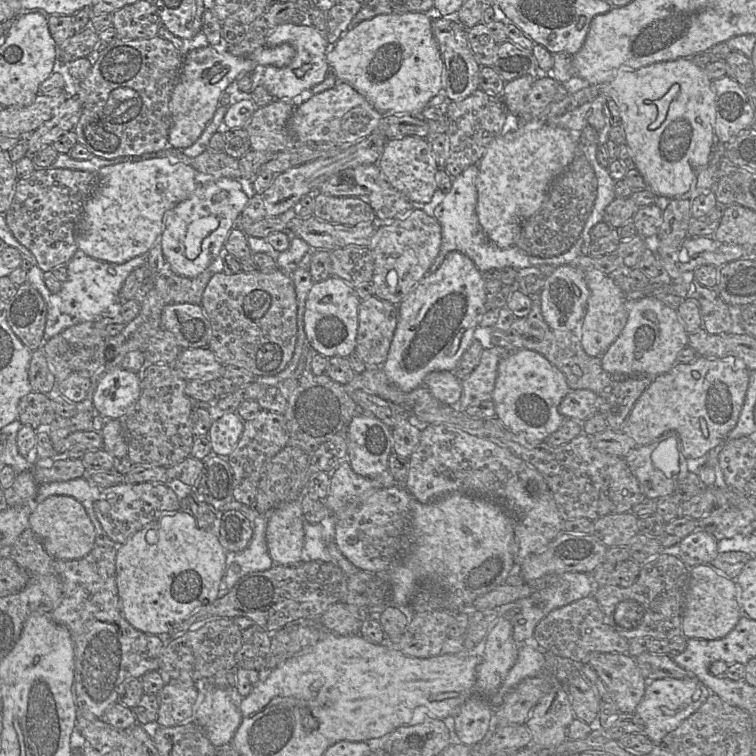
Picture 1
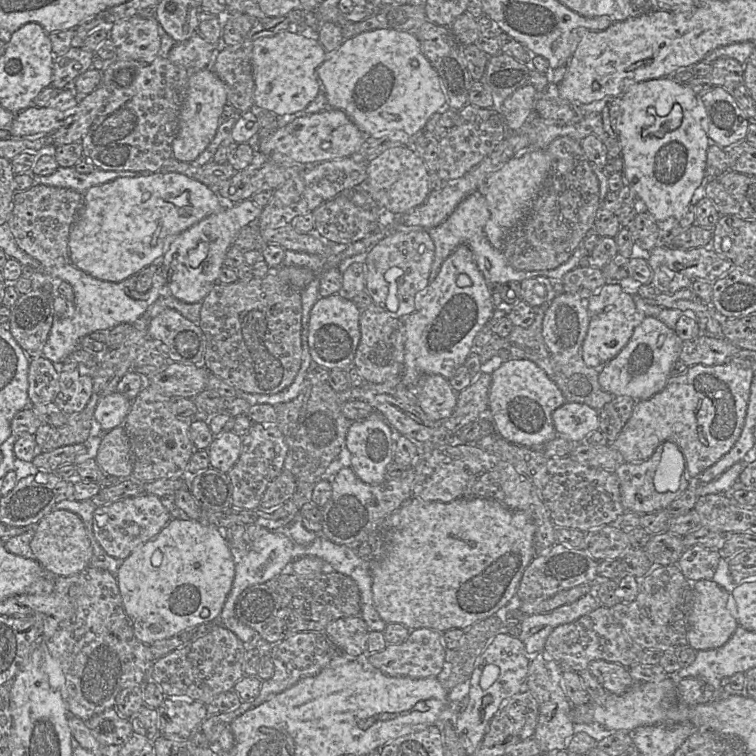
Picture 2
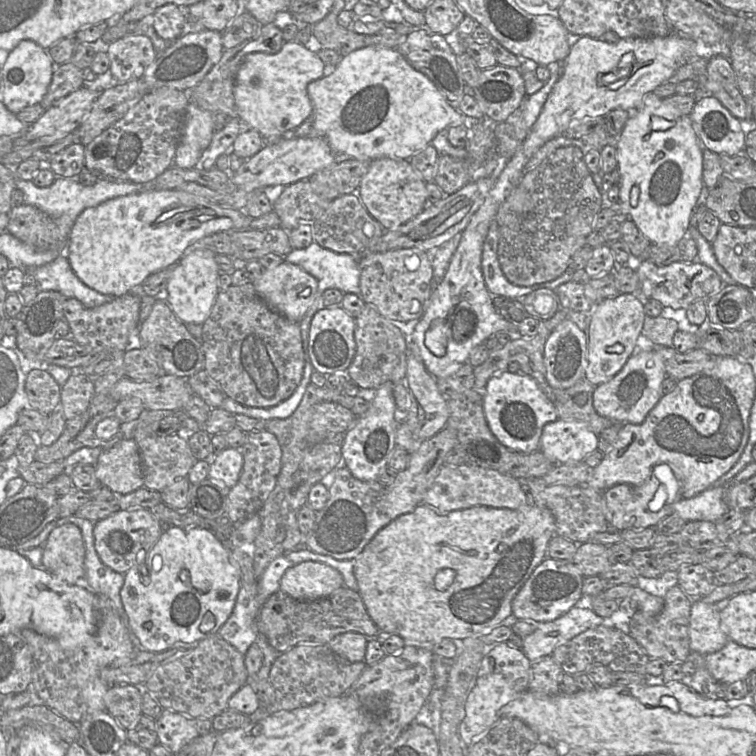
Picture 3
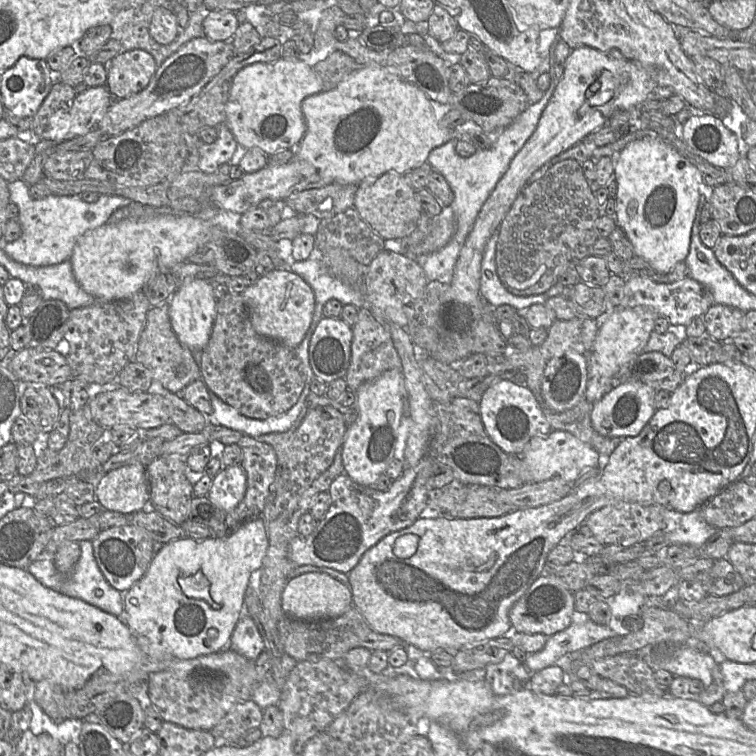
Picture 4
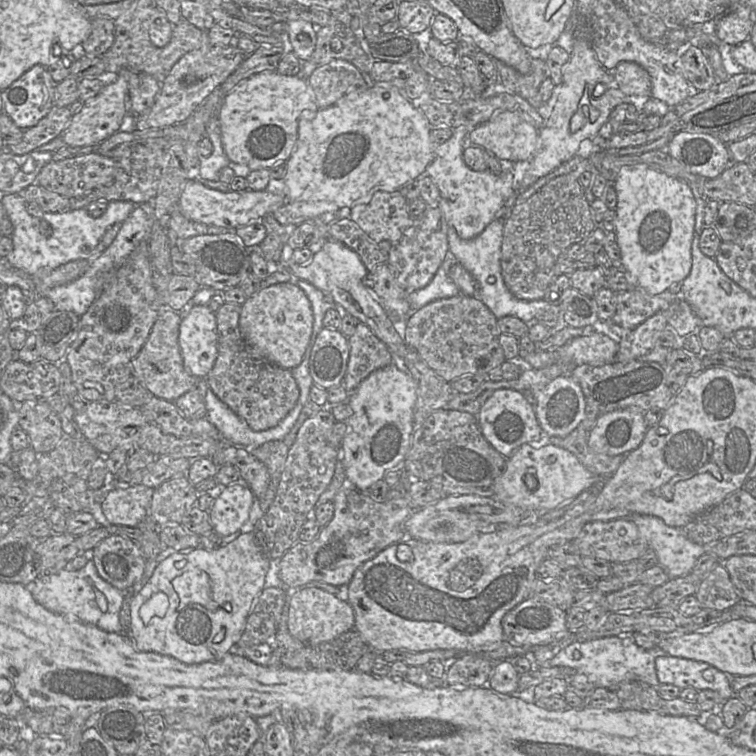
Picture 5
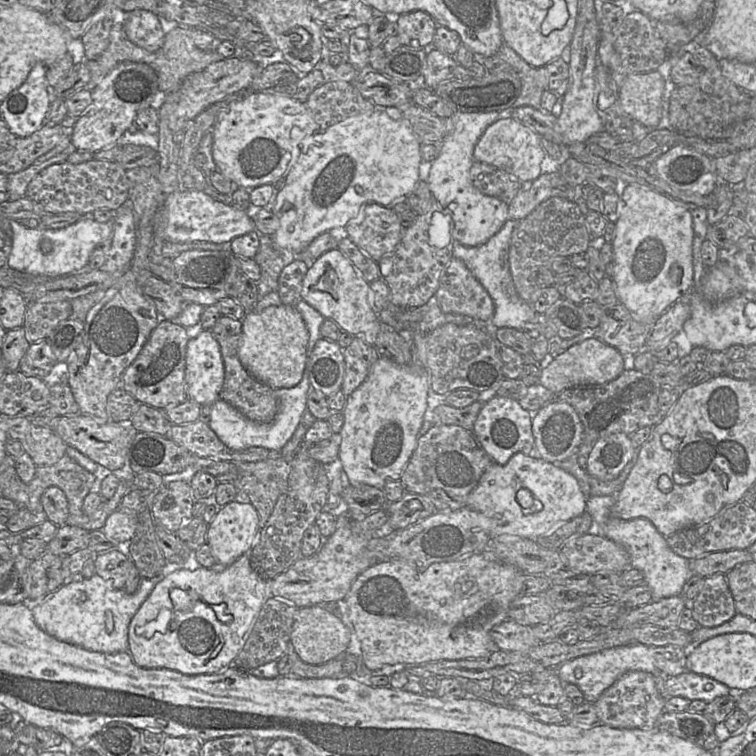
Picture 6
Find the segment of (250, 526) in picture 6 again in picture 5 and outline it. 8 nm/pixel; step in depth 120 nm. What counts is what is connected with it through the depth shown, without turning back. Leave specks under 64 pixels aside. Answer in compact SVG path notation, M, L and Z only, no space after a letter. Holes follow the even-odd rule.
M236 482L226 487L219 487L219 494L209 511L213 530L221 537L239 534L249 519L253 504L253 493L245 482Z

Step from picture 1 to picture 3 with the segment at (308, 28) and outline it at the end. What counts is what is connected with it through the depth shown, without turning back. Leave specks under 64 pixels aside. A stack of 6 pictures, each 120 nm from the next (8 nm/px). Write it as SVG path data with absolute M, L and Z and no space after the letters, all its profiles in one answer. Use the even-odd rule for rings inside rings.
M296 41L284 42L276 54L248 54L240 64L234 81L237 118L243 125L258 131L267 144L292 134L312 116L307 86L324 76L324 66L317 53Z

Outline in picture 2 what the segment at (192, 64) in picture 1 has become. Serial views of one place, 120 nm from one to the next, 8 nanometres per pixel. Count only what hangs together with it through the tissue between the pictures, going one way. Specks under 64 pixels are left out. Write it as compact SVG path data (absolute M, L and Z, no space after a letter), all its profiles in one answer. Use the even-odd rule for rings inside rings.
M210 68L190 73L179 114L178 131L172 144L175 159L181 162L193 162L208 147L217 132L219 117L226 103L225 84Z

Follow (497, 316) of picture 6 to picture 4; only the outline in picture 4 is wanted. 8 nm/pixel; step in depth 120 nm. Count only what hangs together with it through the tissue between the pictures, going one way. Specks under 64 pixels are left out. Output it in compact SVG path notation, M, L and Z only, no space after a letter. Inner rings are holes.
M495 231L487 241L480 268L480 294L491 308L501 305L510 305L518 312L523 312L534 304L545 304L553 296L567 294L571 287L565 287L559 283L548 291L531 296L516 296L510 293L501 283L496 271L496 245L499 231Z

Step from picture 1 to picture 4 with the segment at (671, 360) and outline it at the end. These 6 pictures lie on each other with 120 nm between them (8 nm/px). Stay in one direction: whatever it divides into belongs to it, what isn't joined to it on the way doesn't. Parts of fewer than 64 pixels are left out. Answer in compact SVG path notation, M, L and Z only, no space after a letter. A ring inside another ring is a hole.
M624 382L611 388L601 399L592 404L591 423L594 430L606 437L635 437L649 422L655 412L655 390L641 382Z

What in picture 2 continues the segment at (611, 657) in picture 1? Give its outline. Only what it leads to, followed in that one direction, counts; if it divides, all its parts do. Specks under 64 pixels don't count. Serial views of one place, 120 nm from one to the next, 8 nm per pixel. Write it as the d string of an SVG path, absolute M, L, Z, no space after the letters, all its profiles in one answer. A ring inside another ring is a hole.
M594 660L589 663L588 670L609 694L621 695L635 683L629 669L618 663Z

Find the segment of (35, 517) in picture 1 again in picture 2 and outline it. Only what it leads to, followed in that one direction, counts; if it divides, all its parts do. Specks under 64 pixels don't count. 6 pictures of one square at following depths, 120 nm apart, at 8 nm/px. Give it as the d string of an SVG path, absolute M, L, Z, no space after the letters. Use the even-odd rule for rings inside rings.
M54 508L35 526L31 541L35 560L53 576L71 576L90 566L93 549L81 518L72 511Z

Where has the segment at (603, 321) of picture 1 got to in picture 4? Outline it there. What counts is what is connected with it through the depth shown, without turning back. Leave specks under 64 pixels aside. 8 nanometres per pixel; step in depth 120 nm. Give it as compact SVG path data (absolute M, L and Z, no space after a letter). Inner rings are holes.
M641 306L619 307L607 312L607 318L599 326L592 350L588 354L589 371L585 398L591 405L611 389L612 377L643 352L654 331L657 314L654 309Z

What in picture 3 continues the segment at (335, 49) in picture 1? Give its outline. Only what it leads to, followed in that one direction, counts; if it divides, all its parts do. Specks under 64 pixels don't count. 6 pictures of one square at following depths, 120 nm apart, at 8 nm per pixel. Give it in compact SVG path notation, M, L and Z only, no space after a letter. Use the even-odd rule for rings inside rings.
M367 46L367 47L363 47L357 50L352 51L351 53L349 53L348 55L344 56L341 61L339 62L339 64L336 66L335 70L333 71L333 73L331 73L328 76L323 76L320 79L317 79L315 81L312 81L311 83L308 84L307 86L307 93L308 96L311 100L312 103L312 107L313 107L313 113L311 116L311 120L312 120L312 133L311 135L313 136L318 136L318 137L322 137L324 138L331 151L335 154L336 156L336 161L337 162L342 162L343 160L347 159L347 158L353 158L353 159L357 159L357 160L361 160L361 161L374 161L377 160L379 158L392 158L392 159L396 159L396 160L409 160L412 156L414 156L415 154L421 152L422 150L424 150L429 144L432 143L434 137L438 134L438 132L442 131L442 130L447 130L449 127L456 127L456 126L465 126L467 128L467 121L468 119L474 119L474 118L469 118L464 116L463 114L461 114L460 112L458 112L456 109L454 109L443 97L443 95L439 92L439 90L434 86L434 84L426 77L424 76L422 73L418 72L417 70L415 70L410 64L409 62L404 58L404 56L398 51L397 48L389 48L389 47L384 47L384 46Z

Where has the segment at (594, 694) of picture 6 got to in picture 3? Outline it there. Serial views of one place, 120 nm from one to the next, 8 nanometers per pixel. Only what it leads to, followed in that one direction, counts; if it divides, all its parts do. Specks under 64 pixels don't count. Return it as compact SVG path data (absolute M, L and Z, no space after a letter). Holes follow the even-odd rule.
M576 606L551 622L533 622L535 630L523 639L523 652L533 665L553 651L590 628L604 624L604 618L592 609Z

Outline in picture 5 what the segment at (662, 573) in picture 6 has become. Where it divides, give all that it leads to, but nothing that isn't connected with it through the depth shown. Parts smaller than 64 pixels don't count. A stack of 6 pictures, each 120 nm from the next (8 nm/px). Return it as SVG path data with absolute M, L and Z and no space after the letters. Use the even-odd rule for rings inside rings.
M632 514L622 518L629 518L636 524L648 548L654 550L657 564L669 579L691 573L697 560L705 553L705 547L710 545L691 542L684 535L682 528L670 527L655 516Z

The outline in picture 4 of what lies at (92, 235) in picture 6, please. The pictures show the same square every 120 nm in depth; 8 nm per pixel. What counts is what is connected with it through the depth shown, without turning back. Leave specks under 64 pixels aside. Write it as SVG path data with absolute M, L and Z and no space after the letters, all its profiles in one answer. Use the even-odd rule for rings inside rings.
M22 179L8 183L10 202L13 202L19 210L18 221L22 228L22 234L13 242L2 242L1 248L14 261L35 267L55 265L69 260L74 245L82 234L104 225L116 210L133 202L123 196L100 195L96 202L87 203L79 195L56 195L53 193L41 199L34 199L30 195L29 188L30 186Z

